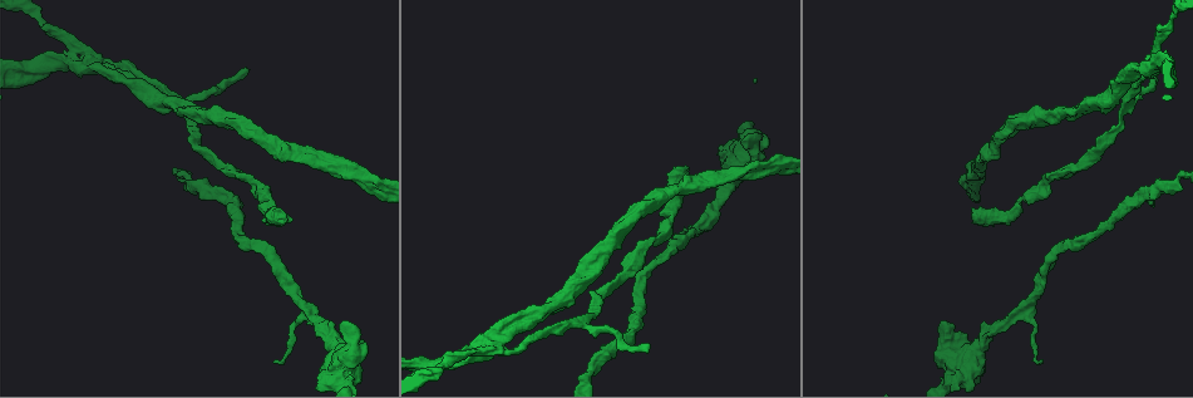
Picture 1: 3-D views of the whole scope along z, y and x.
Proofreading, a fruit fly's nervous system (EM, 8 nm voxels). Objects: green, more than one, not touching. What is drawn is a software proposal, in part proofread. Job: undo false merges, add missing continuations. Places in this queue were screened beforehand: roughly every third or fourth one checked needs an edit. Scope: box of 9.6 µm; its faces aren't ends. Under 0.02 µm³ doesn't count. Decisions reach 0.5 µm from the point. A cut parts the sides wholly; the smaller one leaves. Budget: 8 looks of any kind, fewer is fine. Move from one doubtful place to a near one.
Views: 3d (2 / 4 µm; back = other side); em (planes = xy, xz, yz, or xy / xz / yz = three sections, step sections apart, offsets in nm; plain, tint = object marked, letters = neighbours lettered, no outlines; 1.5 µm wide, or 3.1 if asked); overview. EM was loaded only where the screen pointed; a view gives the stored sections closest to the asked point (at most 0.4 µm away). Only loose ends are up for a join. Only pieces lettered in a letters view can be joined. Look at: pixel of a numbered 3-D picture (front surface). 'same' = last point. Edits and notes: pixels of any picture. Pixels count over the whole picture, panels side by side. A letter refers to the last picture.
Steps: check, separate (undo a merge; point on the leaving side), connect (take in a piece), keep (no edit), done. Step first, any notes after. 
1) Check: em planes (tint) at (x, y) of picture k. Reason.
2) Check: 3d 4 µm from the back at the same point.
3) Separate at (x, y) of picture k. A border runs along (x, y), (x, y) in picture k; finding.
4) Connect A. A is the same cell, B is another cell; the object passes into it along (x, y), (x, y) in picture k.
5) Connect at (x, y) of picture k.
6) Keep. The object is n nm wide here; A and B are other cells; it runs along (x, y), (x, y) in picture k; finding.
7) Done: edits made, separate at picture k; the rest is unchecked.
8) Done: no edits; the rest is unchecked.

Check: 3d 2 µm at (491, 350) of picture 1. Two arms in line, one across.

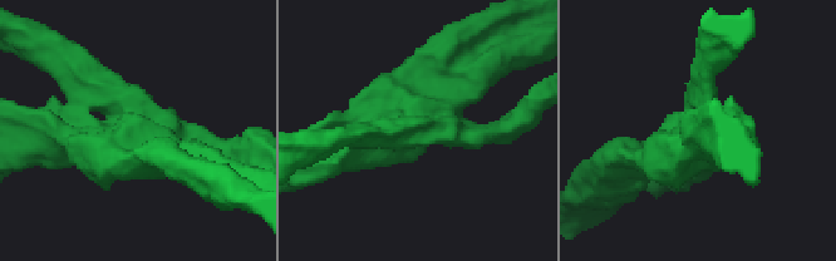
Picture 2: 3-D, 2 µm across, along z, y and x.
Check: em planes (plain) at (133, 128) of picture 2.

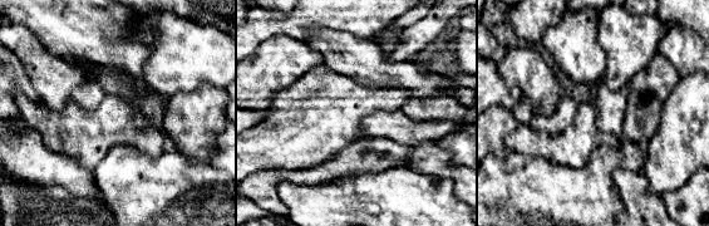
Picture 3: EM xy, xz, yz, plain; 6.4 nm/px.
Check: em planes (letters) at the same point.

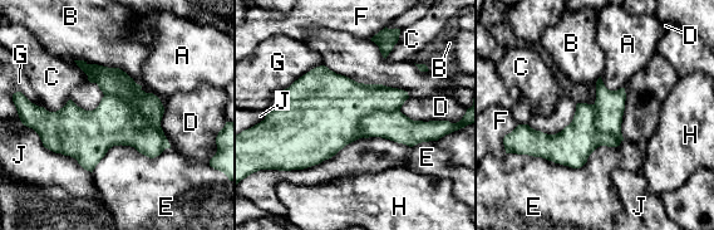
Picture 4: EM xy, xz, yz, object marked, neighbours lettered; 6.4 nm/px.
Keep. The longest contact is with E, 650 nm; A, B, C, D, E, F, G, H and J are other cells; one cell here.

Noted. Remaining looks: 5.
Check: 3d 2 µm from the back at (588, 314) of picture 1.

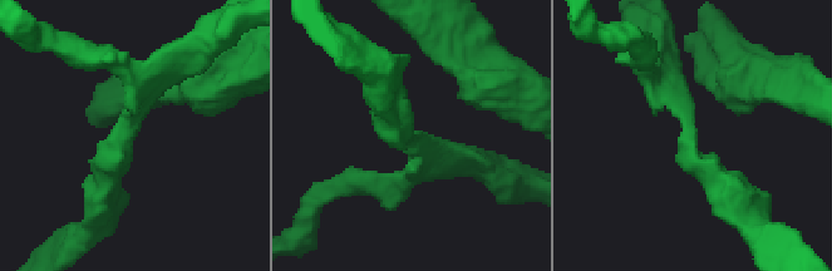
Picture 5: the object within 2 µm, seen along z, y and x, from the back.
Check: em planes (letters) at (683, 106) of picture 5. 3 arms meet here; the arms are 190, 220, 220 nm wide; shape alone is not enough.

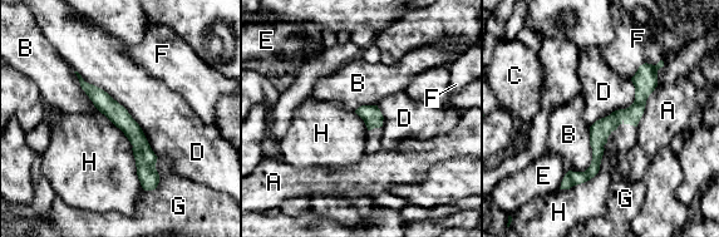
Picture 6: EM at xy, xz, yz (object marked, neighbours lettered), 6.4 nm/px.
Keep. The longest contact is with D, 750 nm; A, B, C, D, E, F, G and H are other cells; a border runs along (97, 108), (132, 146), (142, 187) in picture 6; all the same cell.

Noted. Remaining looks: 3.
Check: 3d 4 µm at (987, 334) of picture 1. Sudden change in width.

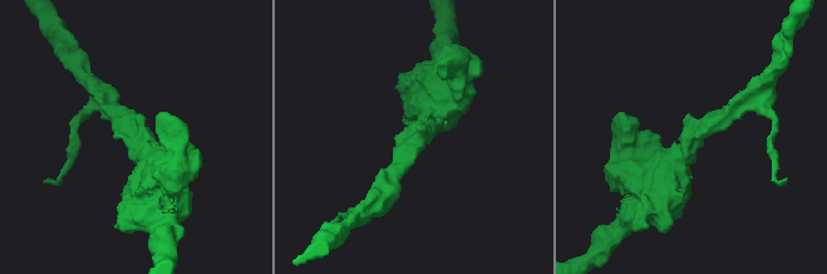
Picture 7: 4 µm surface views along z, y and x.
Check: em planes (plain) at (690, 138) of picture 7. The arms are 220, 700 nm wide; need the tissue.

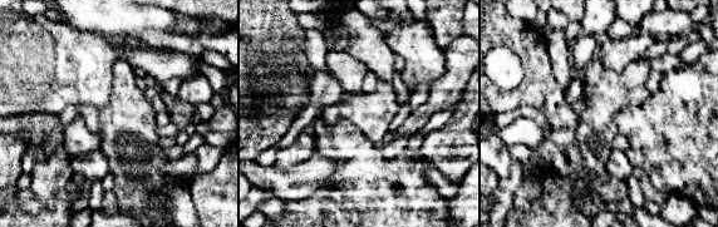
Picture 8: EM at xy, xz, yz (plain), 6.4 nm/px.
Check: em planes (letters) at the same point.

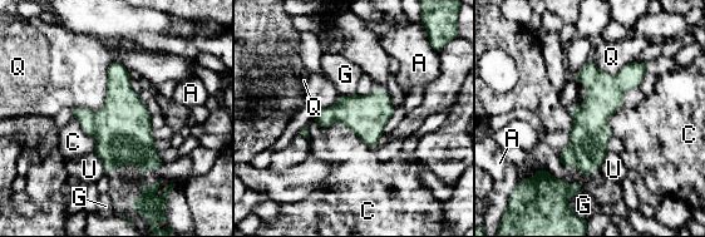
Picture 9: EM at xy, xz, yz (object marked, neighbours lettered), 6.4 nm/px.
Keep. The longest contact is with Q, 440 nm; A, C, G, Q and U are other cells; a border runs along (315, 114), (369, 147) in picture 9; one cell here.

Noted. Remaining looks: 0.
Done: no edits; the rest is unchecked.

